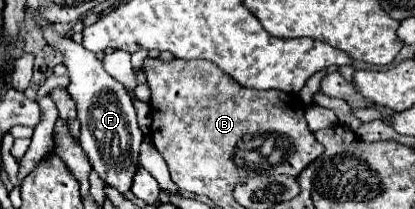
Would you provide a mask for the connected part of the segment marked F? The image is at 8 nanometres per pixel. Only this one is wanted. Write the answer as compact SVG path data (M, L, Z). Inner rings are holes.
M37 17L37 25L43 31L45 41L51 47L61 49L61 53L65 57L63 63L71 77L71 85L67 87L67 91L73 95L73 99L77 103L77 117L81 121L79 141L81 141L83 151L87 153L97 175L109 187L117 189L119 193L127 193L131 189L133 177L139 169L139 147L143 141L143 133L137 125L131 97L127 95L125 87L103 69L103 63L91 51L87 51L83 45L77 45L75 41L63 37L63 35L55 33L51 23L41 17Z

